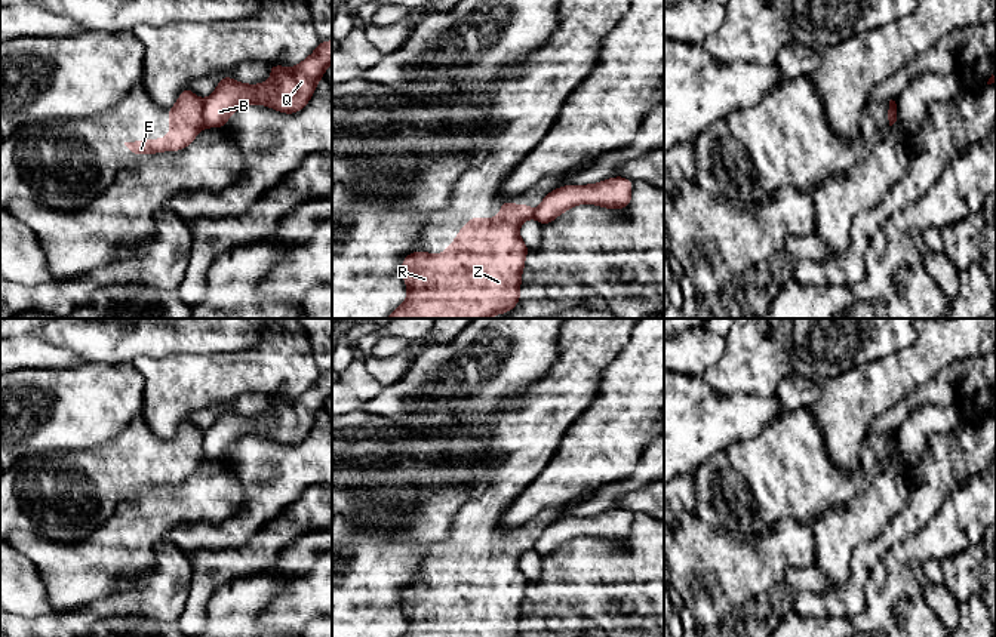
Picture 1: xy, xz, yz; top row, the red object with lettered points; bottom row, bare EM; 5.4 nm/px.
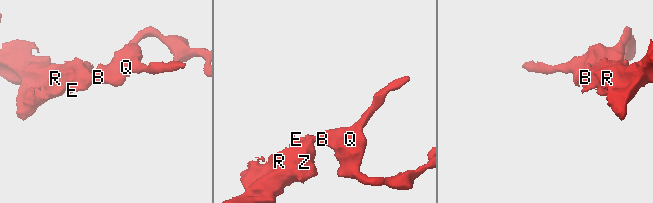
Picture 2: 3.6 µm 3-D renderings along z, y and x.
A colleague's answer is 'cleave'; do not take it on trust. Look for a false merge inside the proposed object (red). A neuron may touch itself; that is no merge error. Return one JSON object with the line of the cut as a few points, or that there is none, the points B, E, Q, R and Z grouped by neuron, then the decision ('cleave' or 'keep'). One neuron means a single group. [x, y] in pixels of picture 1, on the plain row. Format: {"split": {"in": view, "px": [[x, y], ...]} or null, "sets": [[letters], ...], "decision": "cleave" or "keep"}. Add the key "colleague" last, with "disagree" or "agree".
{"split": {"in": "xy", "px": [[205, 433], [203, 457]]}, "sets": [["B", "Q"], ["E", "R", "Z"]], "decision": "cleave", "colleague": "agree"}

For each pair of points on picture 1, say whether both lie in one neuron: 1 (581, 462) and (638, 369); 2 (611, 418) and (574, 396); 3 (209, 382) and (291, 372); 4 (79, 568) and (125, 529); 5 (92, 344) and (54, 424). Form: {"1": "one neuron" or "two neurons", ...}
{"1": "one neuron", "2": "two neurons", "3": "one neuron", "4": "one neuron", "5": "two neurons"}

